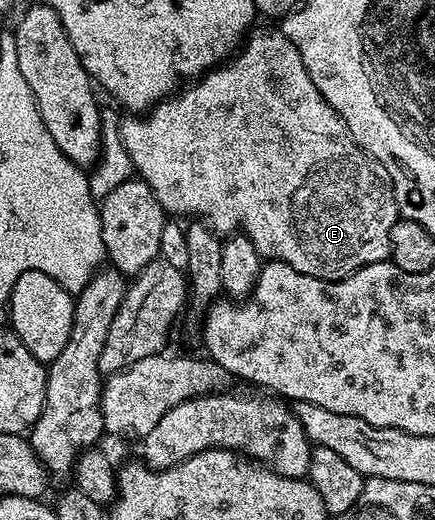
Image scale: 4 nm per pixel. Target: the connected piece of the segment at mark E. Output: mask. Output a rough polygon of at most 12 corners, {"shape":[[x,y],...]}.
{"shape":[[280,27],[121,121],[173,218],[342,280],[398,201]]}

